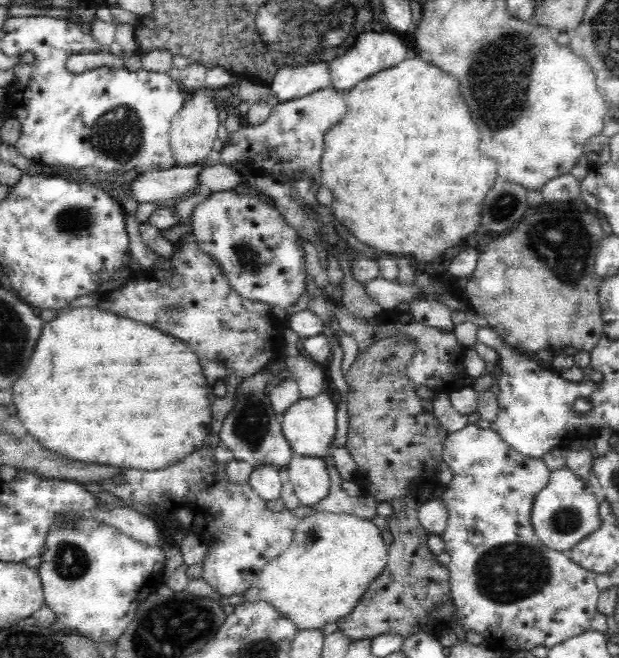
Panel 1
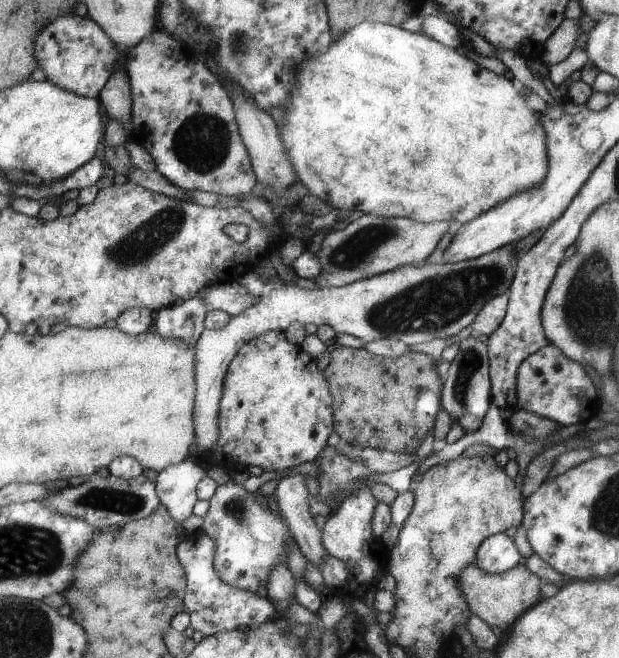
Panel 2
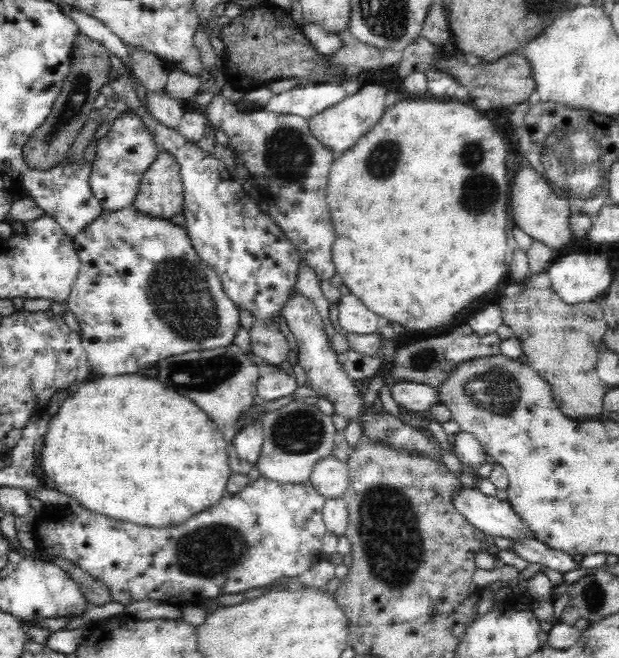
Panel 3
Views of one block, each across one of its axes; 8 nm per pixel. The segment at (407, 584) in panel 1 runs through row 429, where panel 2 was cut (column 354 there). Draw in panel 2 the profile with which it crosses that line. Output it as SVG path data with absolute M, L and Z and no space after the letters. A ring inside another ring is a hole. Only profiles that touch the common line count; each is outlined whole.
M339 347L329 354L329 362L324 368L331 396L334 396L334 431L339 438L353 446L374 448L392 453L413 454L423 440L431 434L435 414L439 411L439 390L441 382L433 370L433 358L423 353L407 351L394 359L372 355L367 349ZM421 396L427 396L429 406L421 406Z

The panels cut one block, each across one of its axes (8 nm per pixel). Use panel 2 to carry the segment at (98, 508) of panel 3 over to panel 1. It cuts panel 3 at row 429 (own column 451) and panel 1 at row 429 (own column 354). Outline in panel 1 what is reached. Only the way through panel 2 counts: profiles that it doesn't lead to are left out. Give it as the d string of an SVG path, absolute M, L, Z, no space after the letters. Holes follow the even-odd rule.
M77 307L59 309L56 317L43 323L40 338L33 348L23 373L11 386L13 403L16 405L16 417L24 425L24 429L33 438L40 442L41 446L60 454L69 460L112 466L121 470L154 471L164 470L169 466L176 466L186 456L194 454L206 446L207 436L210 435L210 400L208 400L208 384L204 380L202 368L198 364L199 358L192 349L179 338L174 338L163 331L139 323L126 317L120 317L112 311L100 309L100 307Z

